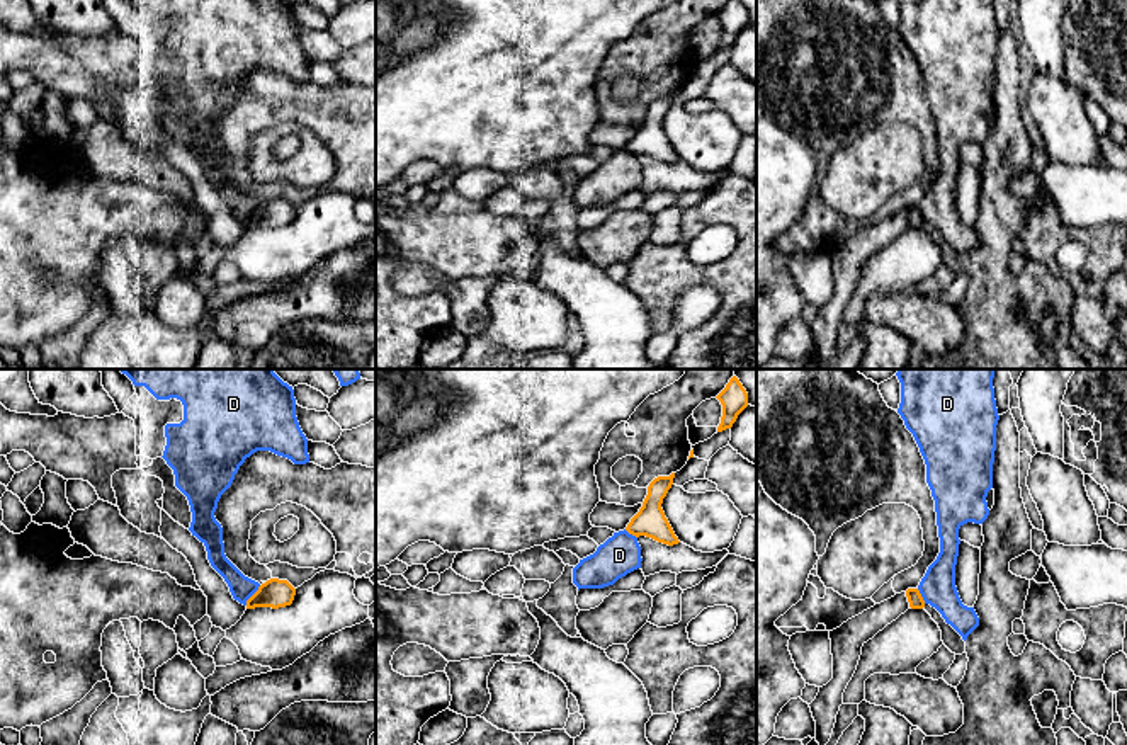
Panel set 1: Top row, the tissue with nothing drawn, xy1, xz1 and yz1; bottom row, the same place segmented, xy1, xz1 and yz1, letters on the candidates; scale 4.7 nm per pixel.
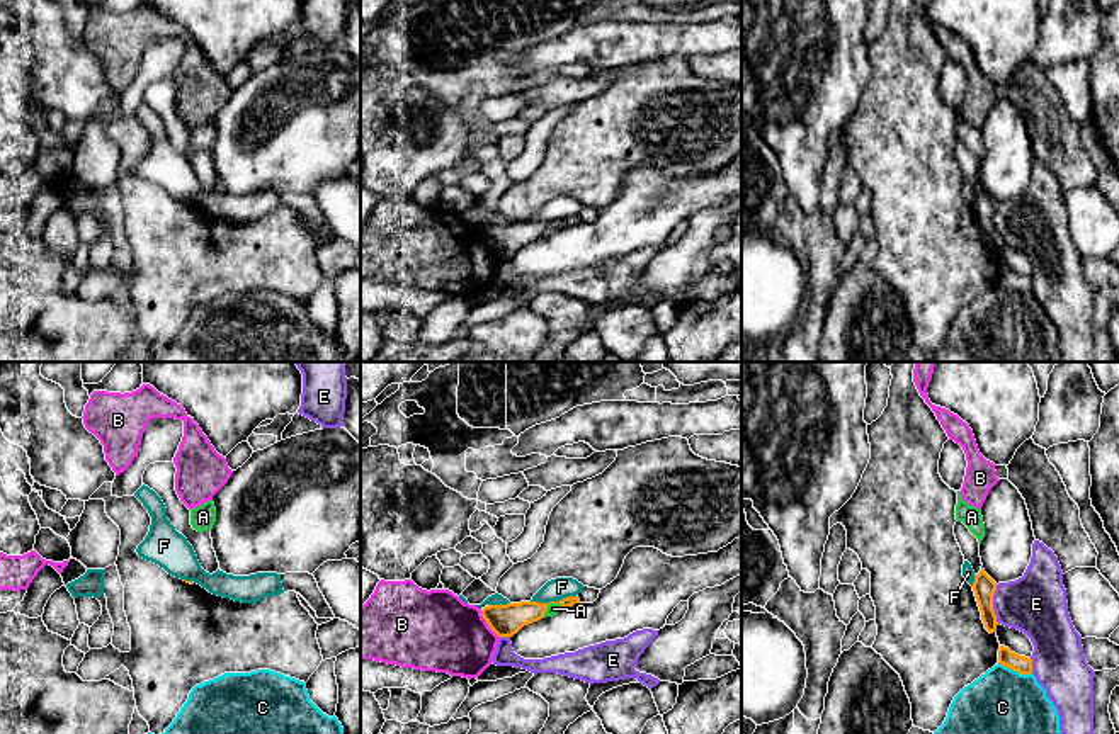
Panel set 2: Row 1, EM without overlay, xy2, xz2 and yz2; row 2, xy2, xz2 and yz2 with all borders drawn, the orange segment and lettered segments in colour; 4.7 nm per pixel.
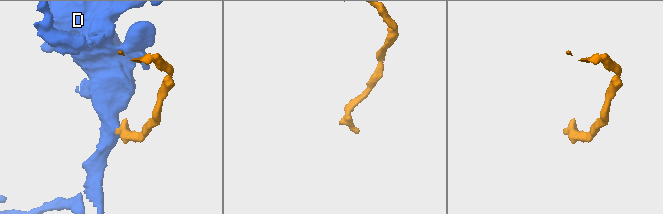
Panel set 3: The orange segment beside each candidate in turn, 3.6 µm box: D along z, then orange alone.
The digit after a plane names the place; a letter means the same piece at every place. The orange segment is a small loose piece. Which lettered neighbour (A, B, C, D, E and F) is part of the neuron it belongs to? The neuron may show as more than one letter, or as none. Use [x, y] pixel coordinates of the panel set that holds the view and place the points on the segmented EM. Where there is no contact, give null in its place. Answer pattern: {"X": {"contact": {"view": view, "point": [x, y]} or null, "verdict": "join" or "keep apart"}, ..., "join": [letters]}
{"A": {"contact": {"view": "xz2", "point": [550, 602]}, "verdict": "join"}, "B": {"contact": {"view": "xz2", "point": [487, 622]}, "verdict": "keep apart"}, "C": {"contact": {"view": "yz2", "point": [1016, 670]}, "verdict": "keep apart"}, "D": {"contact": {"view": "xy1", "point": [252, 596]}, "verdict": "keep apart"}, "E": {"contact": {"view": "yz2", "point": [992, 604]}, "verdict": "keep apart"}, "F": {"contact": {"view": "xz2", "point": [553, 602]}, "verdict": "keep apart"}, "join": ["A"]}

